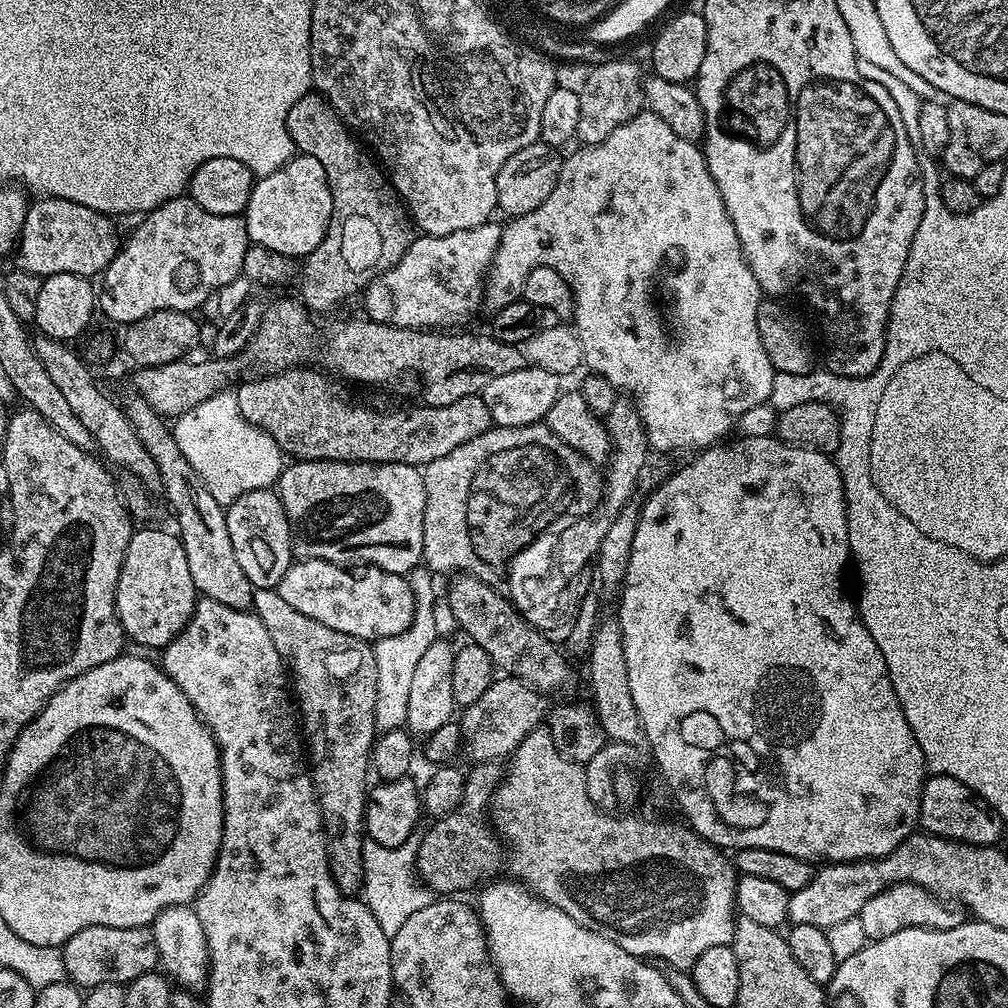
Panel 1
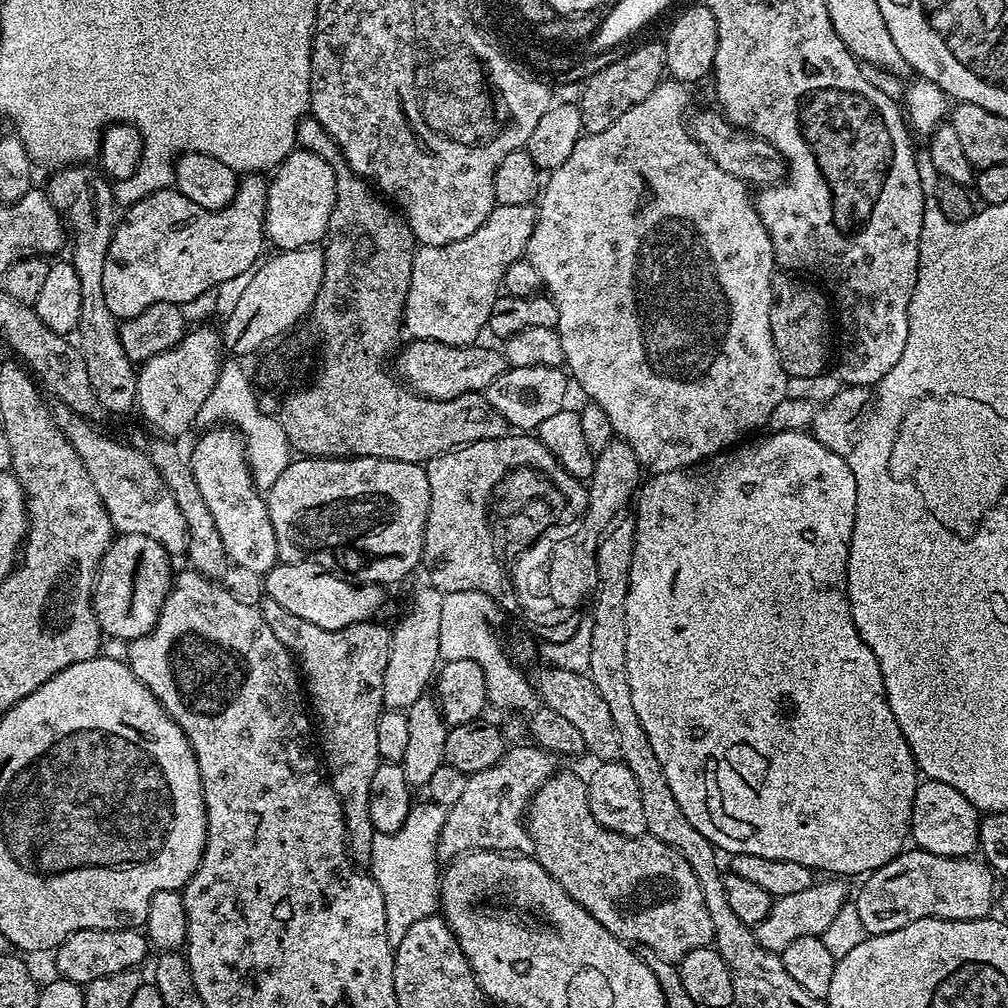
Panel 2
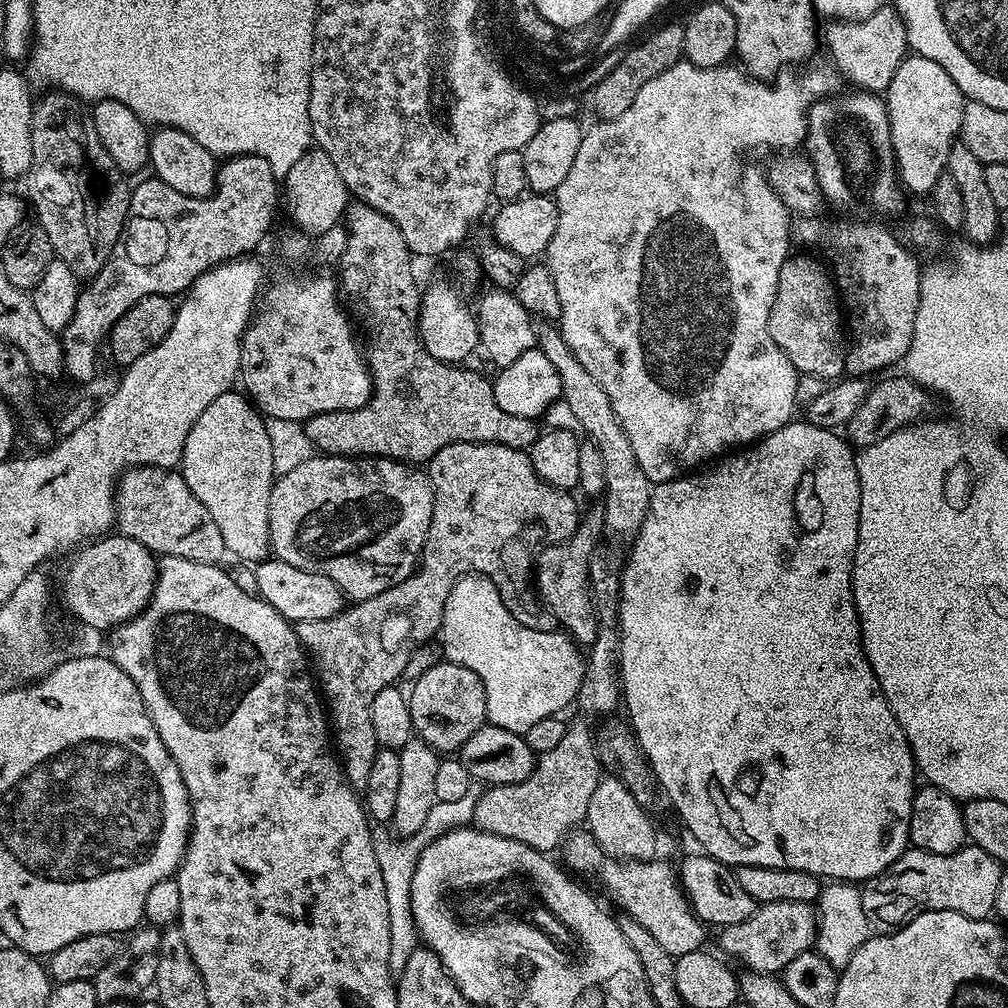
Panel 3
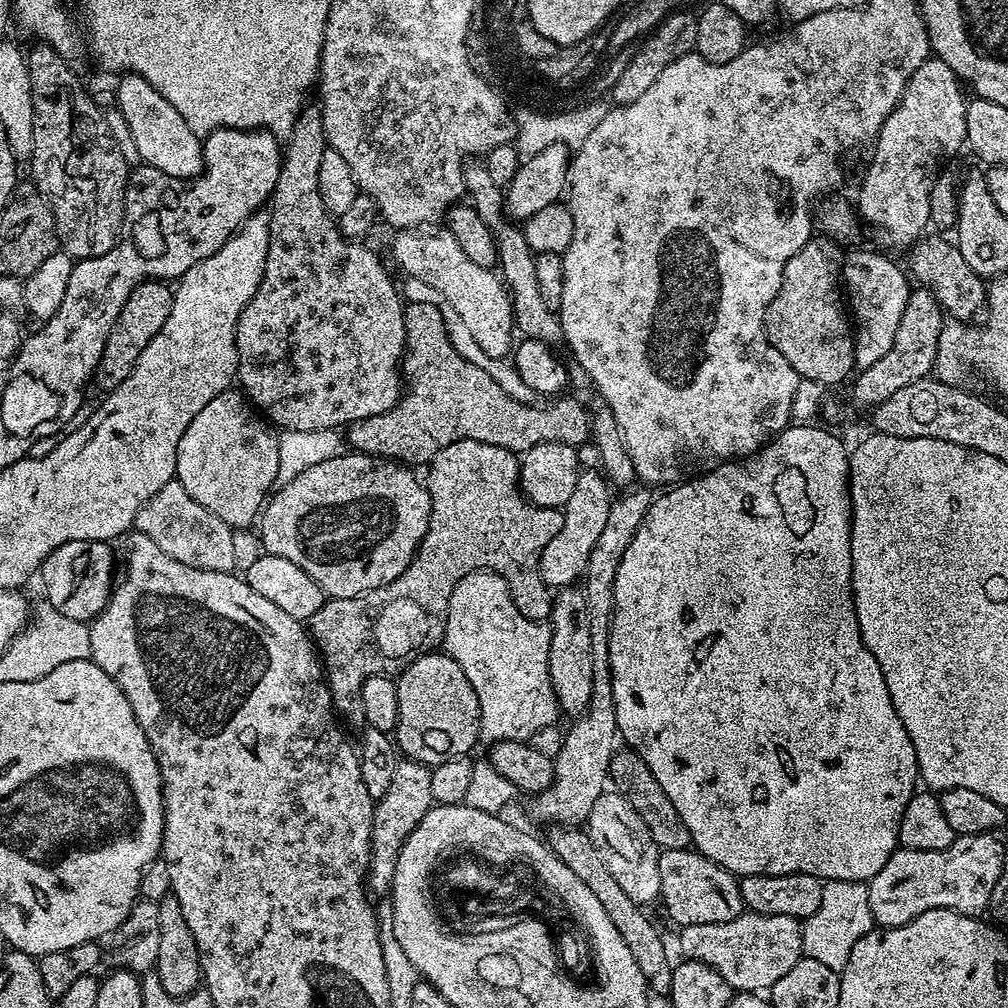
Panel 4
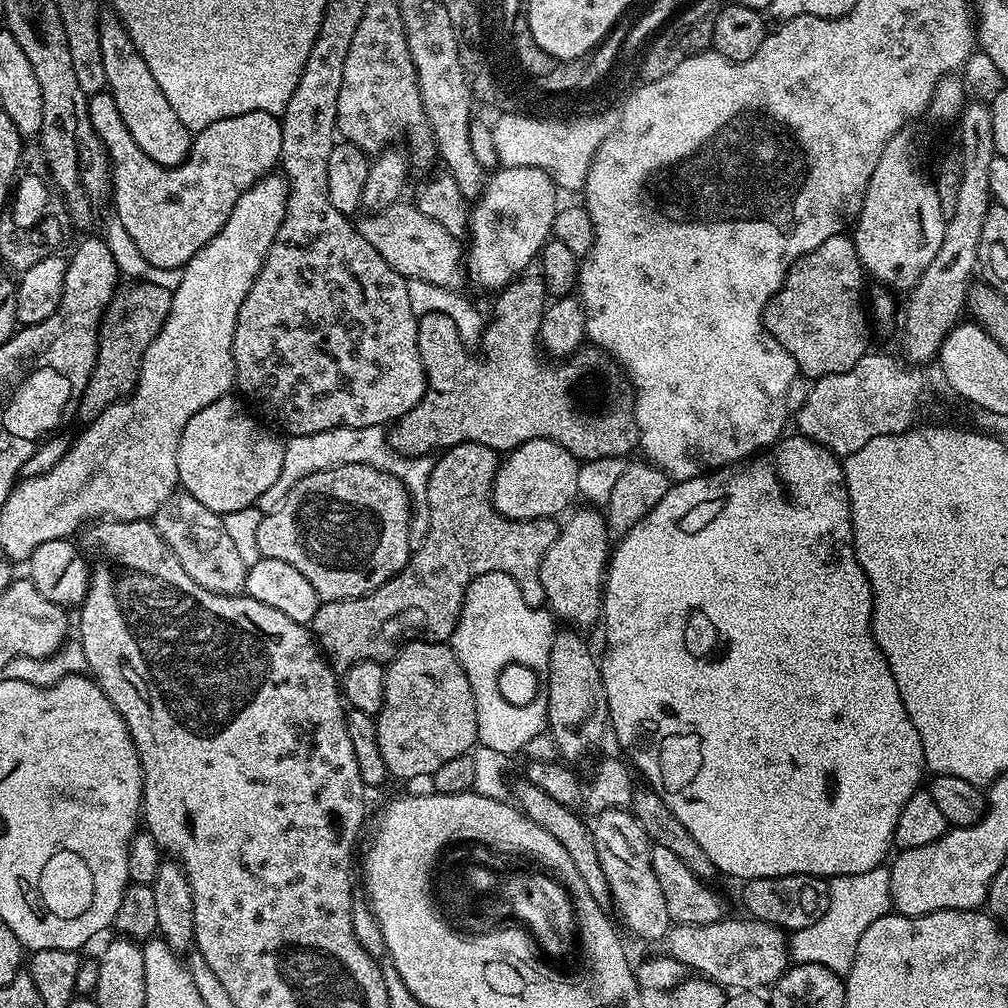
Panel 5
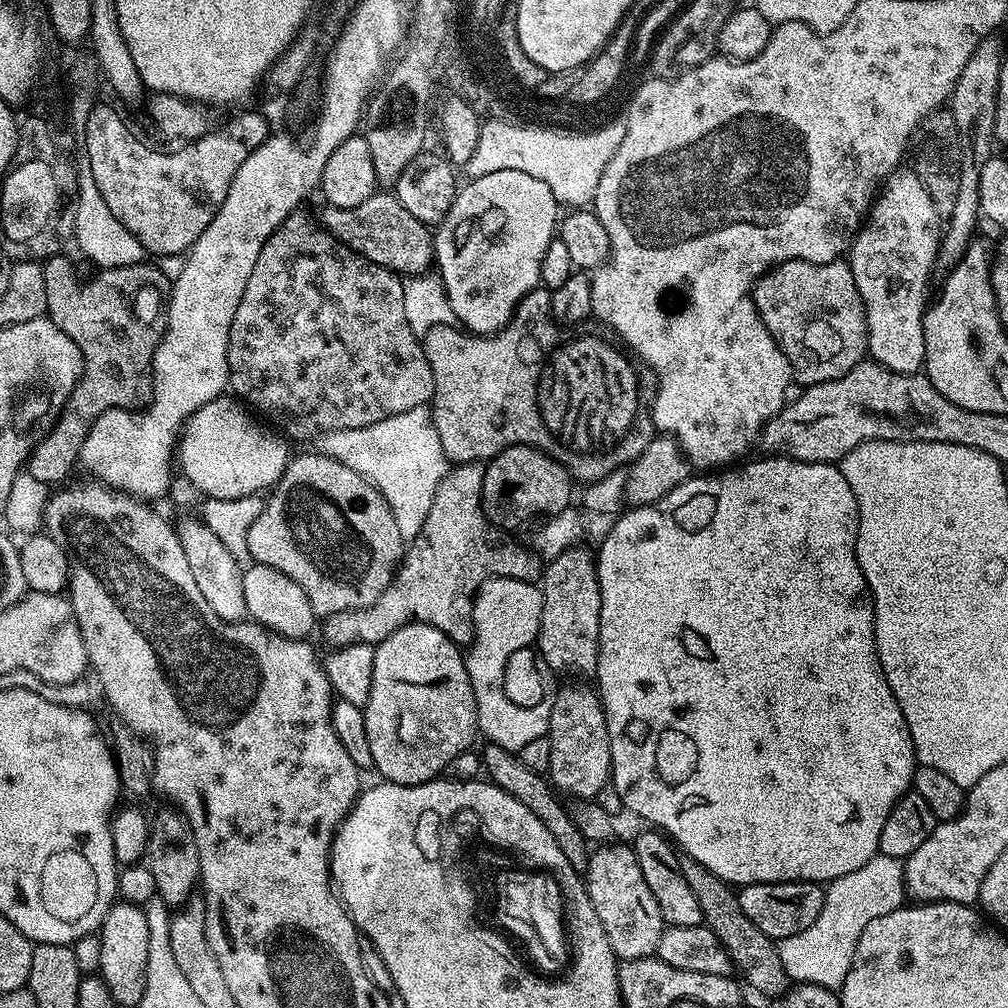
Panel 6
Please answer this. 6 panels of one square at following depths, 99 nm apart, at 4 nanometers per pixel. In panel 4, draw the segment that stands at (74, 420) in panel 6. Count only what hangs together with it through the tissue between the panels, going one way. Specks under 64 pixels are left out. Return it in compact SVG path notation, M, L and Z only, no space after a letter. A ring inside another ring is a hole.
M145 280L126 298L126 306L118 314L110 334L106 338L106 346L102 350L102 358L98 362L94 373L94 384L103 390L111 390L126 382L126 378L140 361L142 350L150 346L150 338L166 326L166 318L170 318L173 289L167 283L158 280Z

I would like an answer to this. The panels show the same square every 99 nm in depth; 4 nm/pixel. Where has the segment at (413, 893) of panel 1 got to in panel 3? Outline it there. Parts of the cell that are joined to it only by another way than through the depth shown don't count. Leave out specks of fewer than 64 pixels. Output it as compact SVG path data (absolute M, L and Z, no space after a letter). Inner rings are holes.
M463 800L458 802L437 802L426 814L419 832L396 840L375 841L378 866L382 870L382 882L386 882L386 906L390 910L390 970L394 974L406 966L413 949L418 946L416 919L412 917L412 882L416 878L421 855L425 848L443 834L465 823L470 808Z

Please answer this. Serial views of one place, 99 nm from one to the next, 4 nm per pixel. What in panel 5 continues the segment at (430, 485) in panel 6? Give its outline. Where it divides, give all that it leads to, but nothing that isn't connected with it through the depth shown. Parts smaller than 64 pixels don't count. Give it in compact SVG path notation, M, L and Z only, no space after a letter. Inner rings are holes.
M383 427L335 428L334 430L322 430L318 434L288 436L284 444L282 470L278 473L278 479L256 499L255 508L263 513L272 512L284 501L286 494L290 494L292 487L310 474L318 474L322 470L350 466L351 464L374 466L404 483L404 488L408 491L412 502L410 542L413 546L418 546L430 530L428 483L433 463L431 455L403 456L401 452L394 451L392 445L388 443L388 432Z

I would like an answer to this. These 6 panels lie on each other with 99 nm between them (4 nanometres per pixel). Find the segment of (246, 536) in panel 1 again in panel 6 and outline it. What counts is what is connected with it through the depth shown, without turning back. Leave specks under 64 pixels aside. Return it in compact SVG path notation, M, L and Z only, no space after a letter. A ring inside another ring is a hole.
M225 394L206 402L188 417L178 440L178 462L182 474L207 499L246 498L275 488L288 468L287 443L283 435L261 423L239 399Z

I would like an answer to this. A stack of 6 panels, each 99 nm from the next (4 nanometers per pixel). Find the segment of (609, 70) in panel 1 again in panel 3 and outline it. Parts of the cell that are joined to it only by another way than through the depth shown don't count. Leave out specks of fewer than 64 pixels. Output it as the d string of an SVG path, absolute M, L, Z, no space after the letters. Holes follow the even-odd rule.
M679 23L677 25L672 24L669 28L654 33L649 40L635 44L633 43L627 49L622 62L619 62L618 66L606 74L590 91L592 108L597 112L597 117L600 120L618 118L618 114L625 112L629 108L630 102L634 102L634 98L638 98L638 90L642 90L642 86L646 86L646 82L650 82L650 78L662 74L662 70L666 70L671 64L677 63L684 45L684 29Z

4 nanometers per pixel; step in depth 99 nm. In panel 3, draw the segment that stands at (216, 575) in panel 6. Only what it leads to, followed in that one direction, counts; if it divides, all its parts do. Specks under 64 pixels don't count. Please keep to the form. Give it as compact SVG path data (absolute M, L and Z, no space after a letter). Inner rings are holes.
M155 466L129 467L116 481L114 499L114 524L119 535L137 540L157 557L177 556L203 564L220 564L226 556L222 534L214 526L210 510L194 498L179 471Z

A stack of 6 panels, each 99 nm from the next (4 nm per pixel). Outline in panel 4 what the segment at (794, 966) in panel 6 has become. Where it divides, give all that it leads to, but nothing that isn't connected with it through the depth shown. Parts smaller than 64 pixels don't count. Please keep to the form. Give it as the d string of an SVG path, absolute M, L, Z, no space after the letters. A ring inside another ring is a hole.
M858 880L827 881L818 910L803 921L802 927L803 955L830 966L830 970L840 972L850 958L850 950L854 950L854 942L858 942L858 938L874 927L867 883Z

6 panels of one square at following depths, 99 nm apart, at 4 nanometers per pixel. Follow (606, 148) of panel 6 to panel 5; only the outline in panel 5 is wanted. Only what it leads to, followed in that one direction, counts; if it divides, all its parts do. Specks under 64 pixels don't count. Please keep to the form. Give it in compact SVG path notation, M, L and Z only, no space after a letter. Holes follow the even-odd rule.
M605 115L599 116L599 119L580 120L580 123L546 124L509 116L508 119L500 120L499 127L496 128L496 144L501 156L509 162L509 168L546 170L557 189L580 190L586 182L590 162L598 146L610 138L619 121L615 115Z

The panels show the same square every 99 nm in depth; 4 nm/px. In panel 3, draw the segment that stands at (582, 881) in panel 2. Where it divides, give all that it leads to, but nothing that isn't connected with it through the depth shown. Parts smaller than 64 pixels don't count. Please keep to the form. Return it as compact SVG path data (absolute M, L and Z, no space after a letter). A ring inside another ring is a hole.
M580 830L573 831L571 835L567 837L566 847L563 849L563 852L565 851L564 852L565 861L563 860L563 863L567 865L567 867L571 869L573 873L581 874L580 872L585 872L586 875L592 876L595 874L595 872L600 872L601 882L604 883L606 887L608 887L608 892L610 895L612 895L613 902L616 903L617 906L620 907L621 910L625 912L623 915L627 917L627 919L633 920L633 922L637 924L638 926L642 926L642 930L646 930L647 933L649 933L651 937L655 938L655 940L657 940L657 942L661 944L661 946L665 948L665 950L669 952L674 958L677 956L681 956L682 954L690 954L691 952L699 952L701 951L701 949L705 947L704 931L706 931L706 925L704 921L700 920L699 917L696 916L695 912L693 912L692 901L689 900L686 893L684 893L684 887L681 886L680 884L680 878L679 878L677 869L673 867L673 865L671 868L671 866L668 865L666 861L656 860L657 858L624 858L624 859L608 858L612 860L604 860L604 856L606 857L605 849L600 847L600 843L596 841L595 837L592 836L591 832L587 830L581 830L581 832L578 832L578 831Z

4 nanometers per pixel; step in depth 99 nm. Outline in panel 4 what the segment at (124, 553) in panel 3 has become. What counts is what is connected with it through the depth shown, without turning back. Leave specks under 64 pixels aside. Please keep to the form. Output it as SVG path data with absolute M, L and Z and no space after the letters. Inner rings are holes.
M71 540L58 546L42 565L43 599L66 618L91 622L108 604L112 595L112 547L103 540Z

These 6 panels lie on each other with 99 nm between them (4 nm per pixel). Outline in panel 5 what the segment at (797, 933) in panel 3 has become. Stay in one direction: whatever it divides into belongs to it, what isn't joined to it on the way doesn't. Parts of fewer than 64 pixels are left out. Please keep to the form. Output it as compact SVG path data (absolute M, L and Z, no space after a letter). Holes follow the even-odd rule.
M722 918L706 926L672 924L666 937L667 955L685 964L693 973L707 976L725 990L764 990L775 984L790 964L789 937L781 929L761 920L728 919Z

